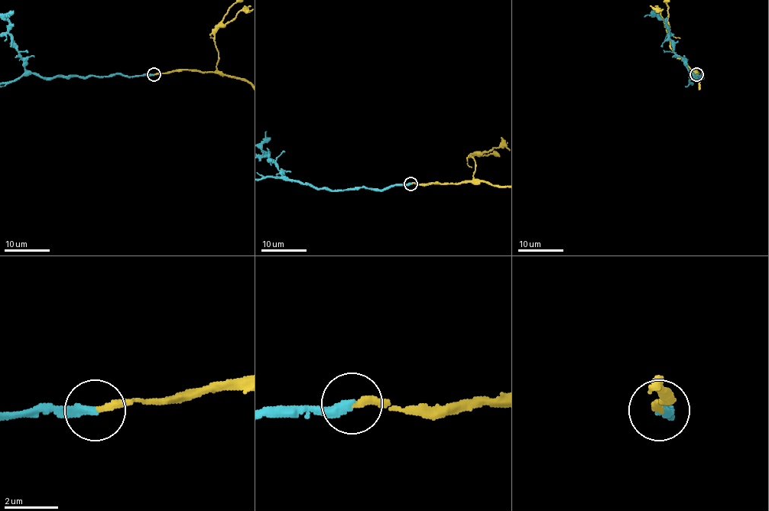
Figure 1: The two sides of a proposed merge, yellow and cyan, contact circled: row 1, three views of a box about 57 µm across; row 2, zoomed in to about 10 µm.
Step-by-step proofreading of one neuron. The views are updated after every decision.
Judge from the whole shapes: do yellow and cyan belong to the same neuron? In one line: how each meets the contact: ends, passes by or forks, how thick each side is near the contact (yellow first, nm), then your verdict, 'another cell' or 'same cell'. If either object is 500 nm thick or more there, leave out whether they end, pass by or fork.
yellow ends there; cyan ends there; 260 nm thick on the yellow side, 320 nm on the other; same cell

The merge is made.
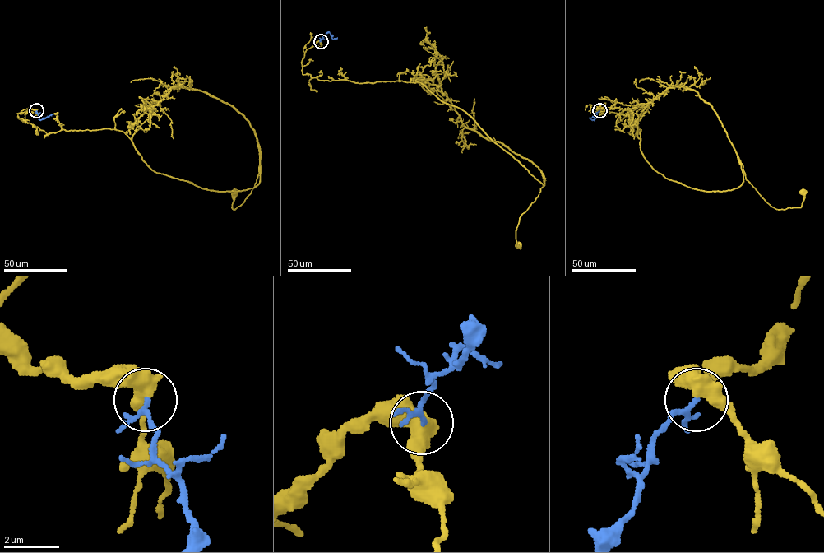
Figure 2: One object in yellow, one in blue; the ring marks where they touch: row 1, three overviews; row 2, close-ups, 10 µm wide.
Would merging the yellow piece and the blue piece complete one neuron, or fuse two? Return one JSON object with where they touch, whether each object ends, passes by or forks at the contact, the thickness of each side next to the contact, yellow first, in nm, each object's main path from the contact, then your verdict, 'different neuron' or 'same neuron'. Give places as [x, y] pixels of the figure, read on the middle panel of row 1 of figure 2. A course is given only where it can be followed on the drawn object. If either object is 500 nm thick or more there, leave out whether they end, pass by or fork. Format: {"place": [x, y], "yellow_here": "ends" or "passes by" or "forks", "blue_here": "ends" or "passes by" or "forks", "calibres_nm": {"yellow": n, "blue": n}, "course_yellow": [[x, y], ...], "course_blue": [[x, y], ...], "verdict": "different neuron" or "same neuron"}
{"place": [321, 41], "calibres_nm": {"yellow": 550, "blue": 110}, "course_yellow": [[321, 41], [305, 53], [303, 74], [358, 83], [422, 83], [465, 110], [544, 181], [519, 219], [518, 245]], "course_blue": [[321, 41], [325, 34], [329, 32], [333, 39], [337, 37]], "verdict": "different neuron"}

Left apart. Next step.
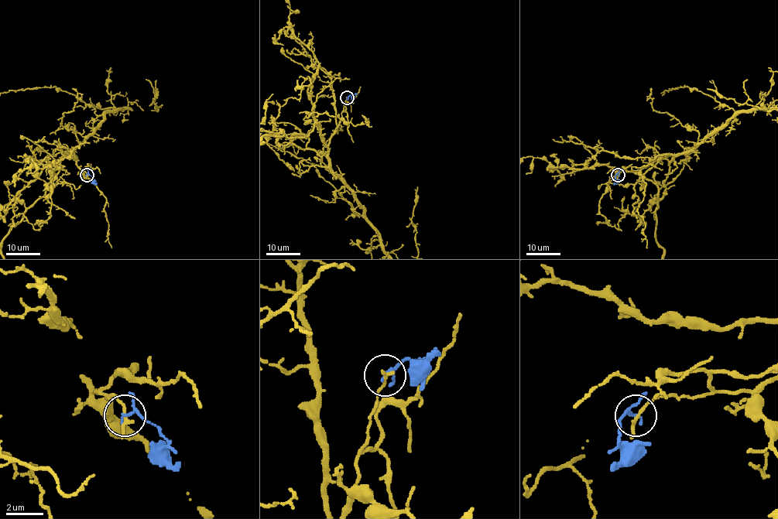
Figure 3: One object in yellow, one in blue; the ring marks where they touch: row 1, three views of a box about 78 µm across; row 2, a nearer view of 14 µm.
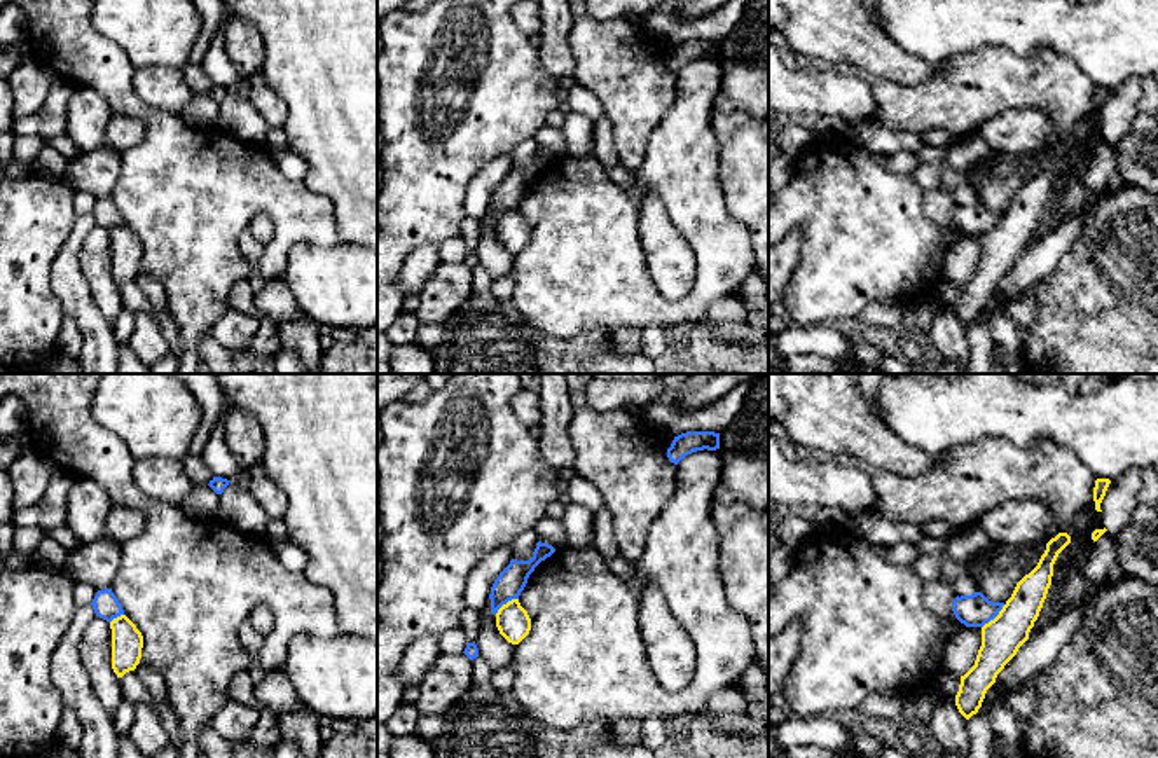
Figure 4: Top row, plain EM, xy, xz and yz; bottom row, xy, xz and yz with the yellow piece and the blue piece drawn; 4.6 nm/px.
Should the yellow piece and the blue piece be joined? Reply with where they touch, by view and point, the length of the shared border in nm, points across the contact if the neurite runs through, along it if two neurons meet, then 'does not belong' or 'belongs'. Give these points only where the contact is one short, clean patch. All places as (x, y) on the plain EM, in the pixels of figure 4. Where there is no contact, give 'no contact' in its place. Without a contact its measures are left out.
meets yellow in xz at (507, 212); contact 140 nm long; border along xz (517, 206), (505, 212), (495, 224); does not belong

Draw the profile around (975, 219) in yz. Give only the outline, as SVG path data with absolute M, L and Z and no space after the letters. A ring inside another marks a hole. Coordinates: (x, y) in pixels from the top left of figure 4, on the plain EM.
M975 201L971 204L957 204L952 211L952 220L966 236L983 236L999 224L1003 215L1004 211L992 211L982 201Z

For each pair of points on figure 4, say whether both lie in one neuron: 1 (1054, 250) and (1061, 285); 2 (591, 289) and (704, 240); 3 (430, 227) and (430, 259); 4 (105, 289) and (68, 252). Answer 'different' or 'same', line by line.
1: different
2: same
3: different
4: different

